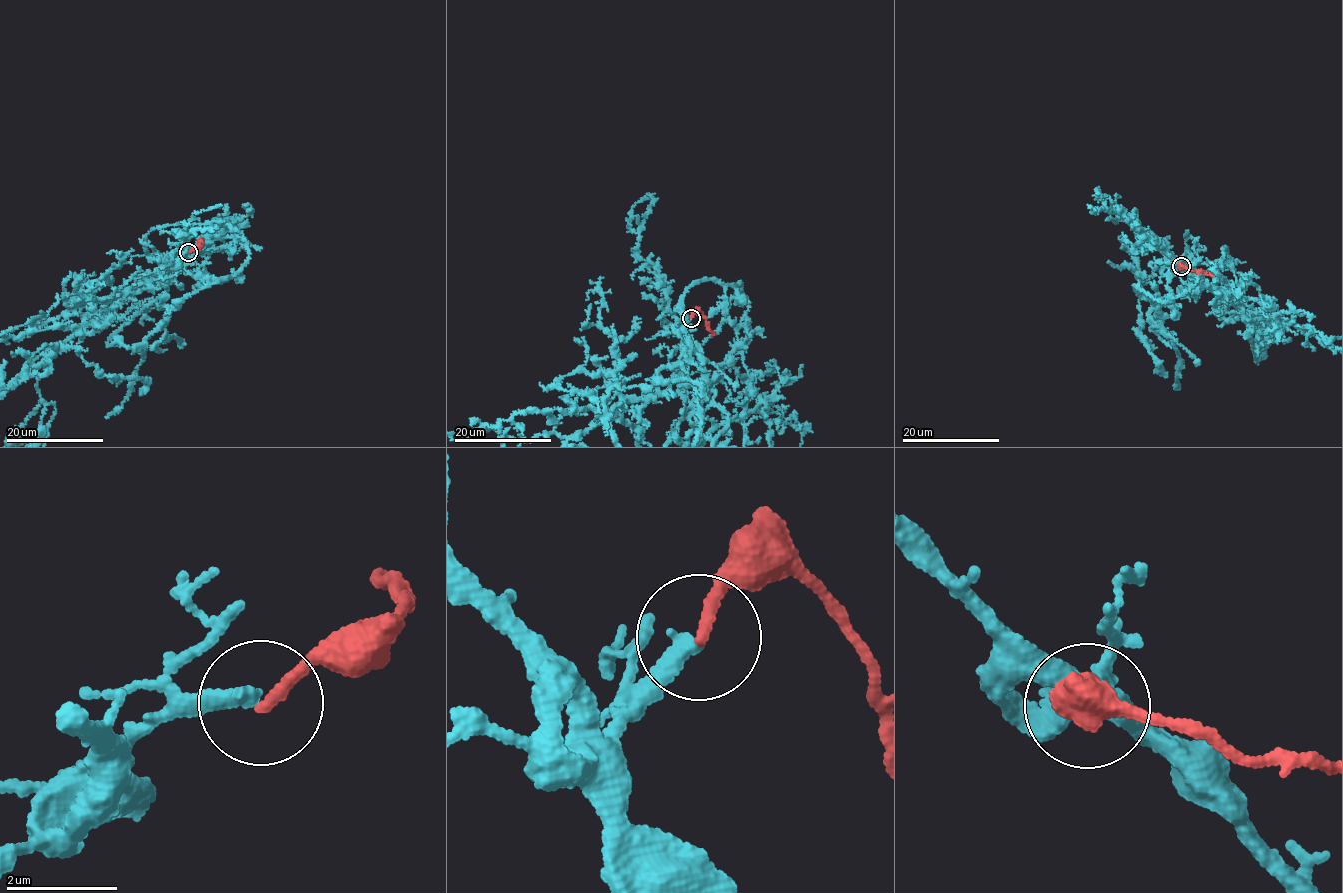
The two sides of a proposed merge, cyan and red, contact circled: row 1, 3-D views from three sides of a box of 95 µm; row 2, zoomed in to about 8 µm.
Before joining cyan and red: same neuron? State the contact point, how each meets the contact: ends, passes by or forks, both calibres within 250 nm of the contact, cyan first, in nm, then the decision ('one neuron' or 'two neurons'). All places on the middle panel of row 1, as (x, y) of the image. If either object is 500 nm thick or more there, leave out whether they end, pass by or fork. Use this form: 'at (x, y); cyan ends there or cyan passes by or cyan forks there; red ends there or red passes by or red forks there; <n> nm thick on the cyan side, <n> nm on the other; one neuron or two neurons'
at (691, 318); cyan ends there; red ends there; 320 nm thick on the cyan side, 200 nm on the other; two neurons

